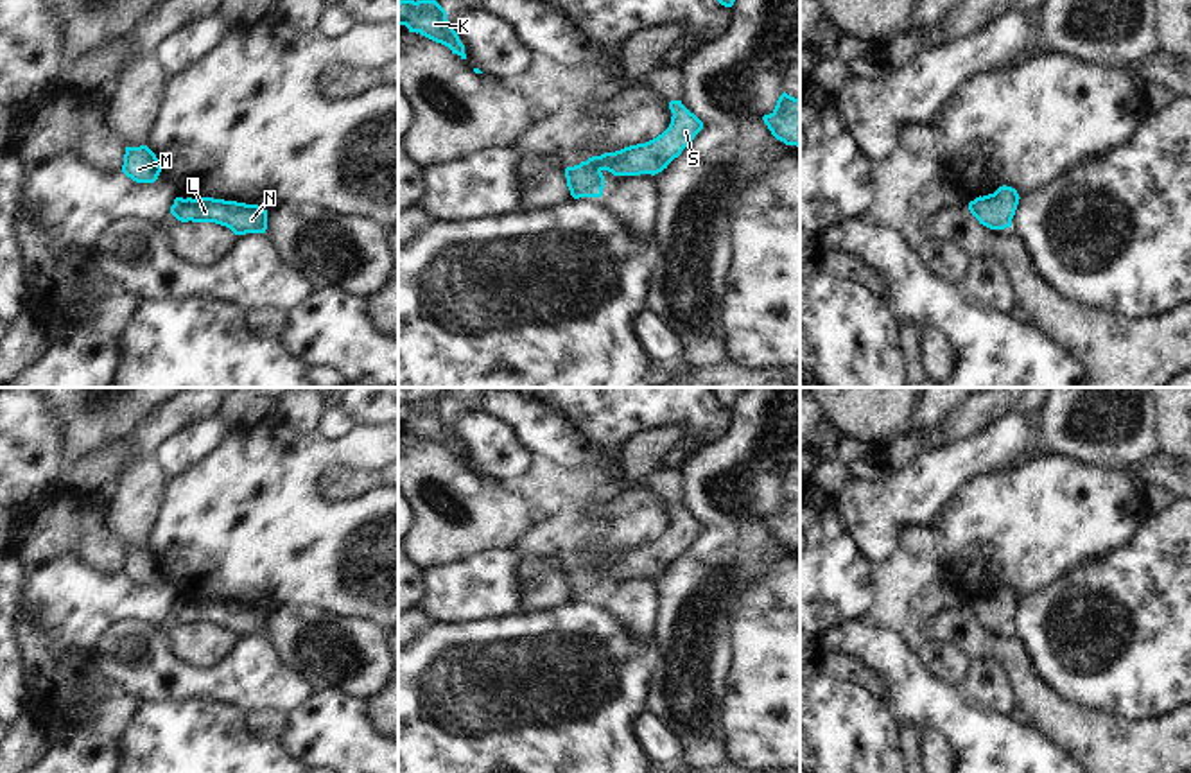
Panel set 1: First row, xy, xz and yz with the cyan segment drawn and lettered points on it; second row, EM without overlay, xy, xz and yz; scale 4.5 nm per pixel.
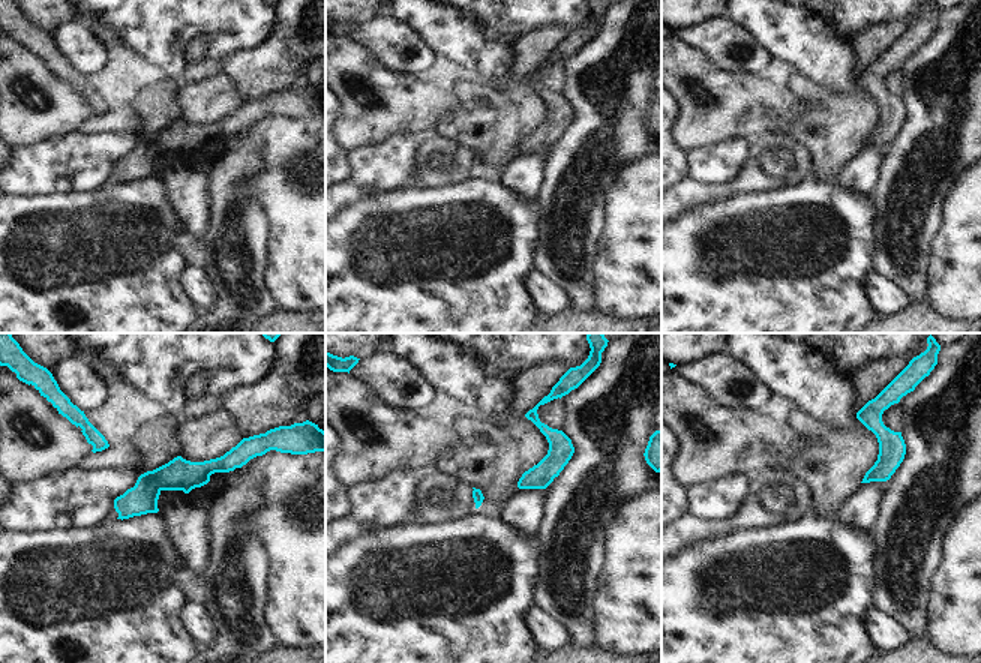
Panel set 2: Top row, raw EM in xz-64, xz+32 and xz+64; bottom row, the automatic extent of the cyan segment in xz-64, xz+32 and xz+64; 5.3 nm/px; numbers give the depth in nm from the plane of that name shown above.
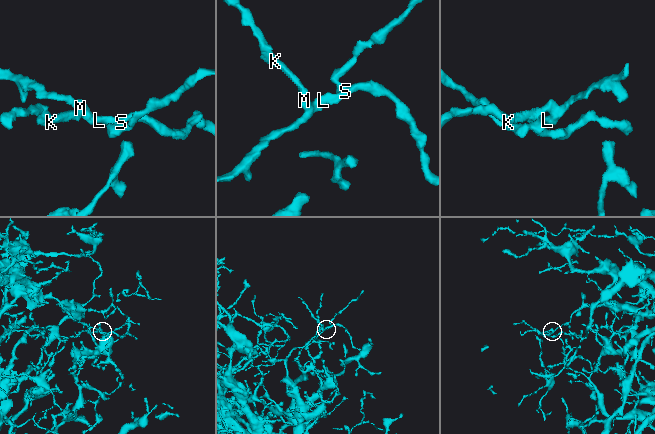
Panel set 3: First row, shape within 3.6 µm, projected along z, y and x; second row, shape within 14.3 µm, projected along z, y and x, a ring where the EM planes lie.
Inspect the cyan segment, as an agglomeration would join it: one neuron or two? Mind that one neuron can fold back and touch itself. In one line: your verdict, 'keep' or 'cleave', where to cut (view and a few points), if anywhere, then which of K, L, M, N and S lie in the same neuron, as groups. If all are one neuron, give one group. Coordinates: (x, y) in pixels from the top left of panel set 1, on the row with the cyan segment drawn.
keep; cut none; groups K L M N S

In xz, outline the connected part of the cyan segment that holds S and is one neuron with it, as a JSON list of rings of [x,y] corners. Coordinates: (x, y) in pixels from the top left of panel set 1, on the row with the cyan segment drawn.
[[[671,100],[669,109],[673,113],[671,124],[656,138],[615,152],[592,156],[579,165],[567,167],[565,178],[570,195],[574,199],[601,197],[604,188],[604,170],[613,176],[655,176],[667,169],[667,165],[678,158],[703,129],[703,122],[691,113],[682,100]]]

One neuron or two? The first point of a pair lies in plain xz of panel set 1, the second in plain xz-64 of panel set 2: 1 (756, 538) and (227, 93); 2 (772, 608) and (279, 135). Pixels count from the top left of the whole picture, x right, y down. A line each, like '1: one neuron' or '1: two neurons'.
1: two neurons
2: one neuron

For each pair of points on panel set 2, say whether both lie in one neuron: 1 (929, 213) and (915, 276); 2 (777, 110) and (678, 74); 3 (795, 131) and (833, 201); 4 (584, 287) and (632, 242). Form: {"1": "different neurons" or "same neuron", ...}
{"1": "same neuron", "2": "same neuron", "3": "different neurons", "4": "different neurons"}

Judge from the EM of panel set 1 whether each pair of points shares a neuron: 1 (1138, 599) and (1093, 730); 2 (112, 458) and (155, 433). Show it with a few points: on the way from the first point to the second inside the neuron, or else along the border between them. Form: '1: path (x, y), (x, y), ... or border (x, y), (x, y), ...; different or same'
1: border (1060, 696), (1086, 709), (1141, 721); different
2: path (122, 451), (144, 440); same

